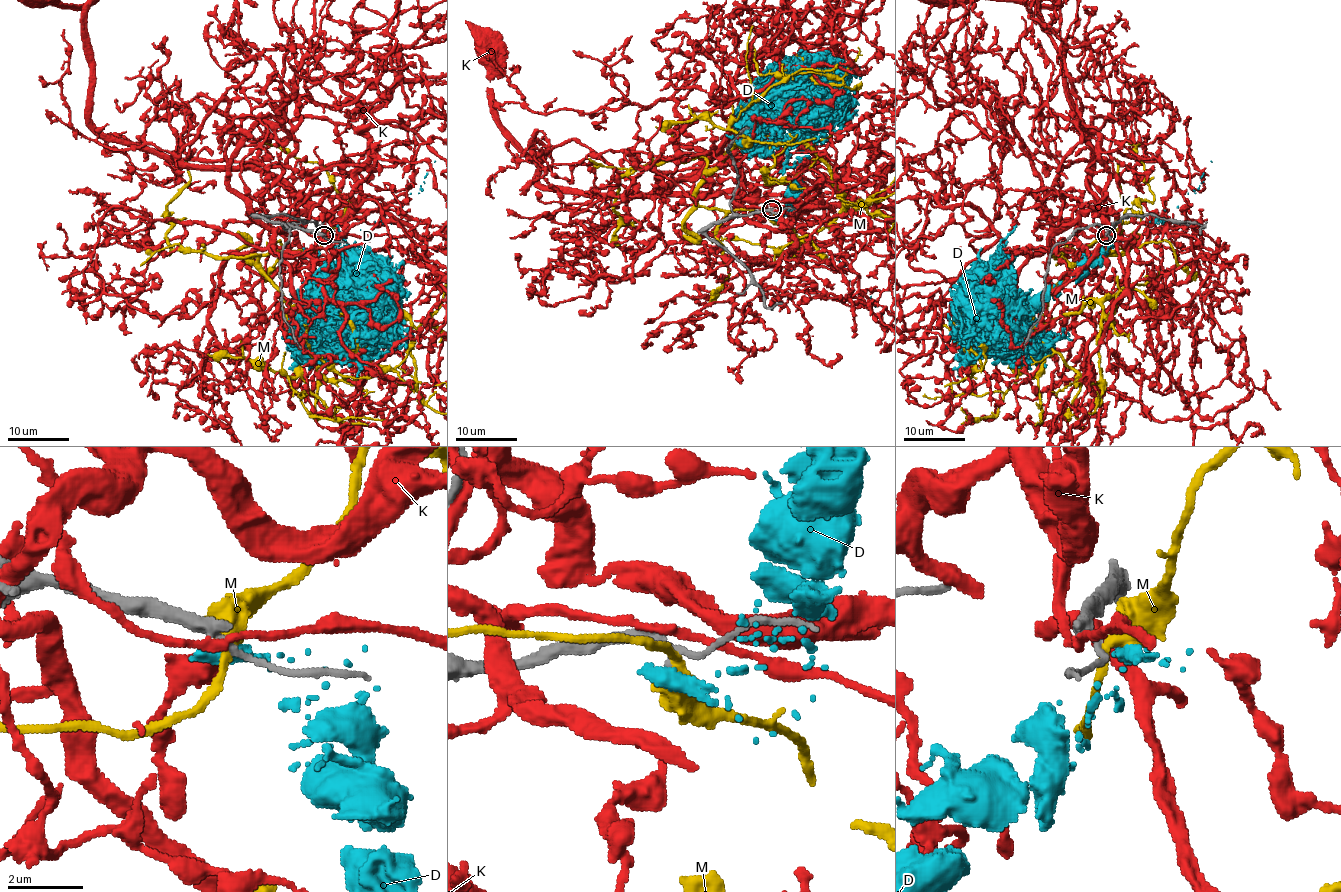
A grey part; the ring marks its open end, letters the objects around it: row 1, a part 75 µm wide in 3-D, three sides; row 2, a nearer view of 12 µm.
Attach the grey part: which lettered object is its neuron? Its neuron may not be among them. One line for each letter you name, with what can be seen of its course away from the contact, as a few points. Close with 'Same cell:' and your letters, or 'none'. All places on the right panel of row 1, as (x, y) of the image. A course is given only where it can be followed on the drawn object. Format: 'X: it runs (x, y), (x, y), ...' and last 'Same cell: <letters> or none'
Same cell: none

